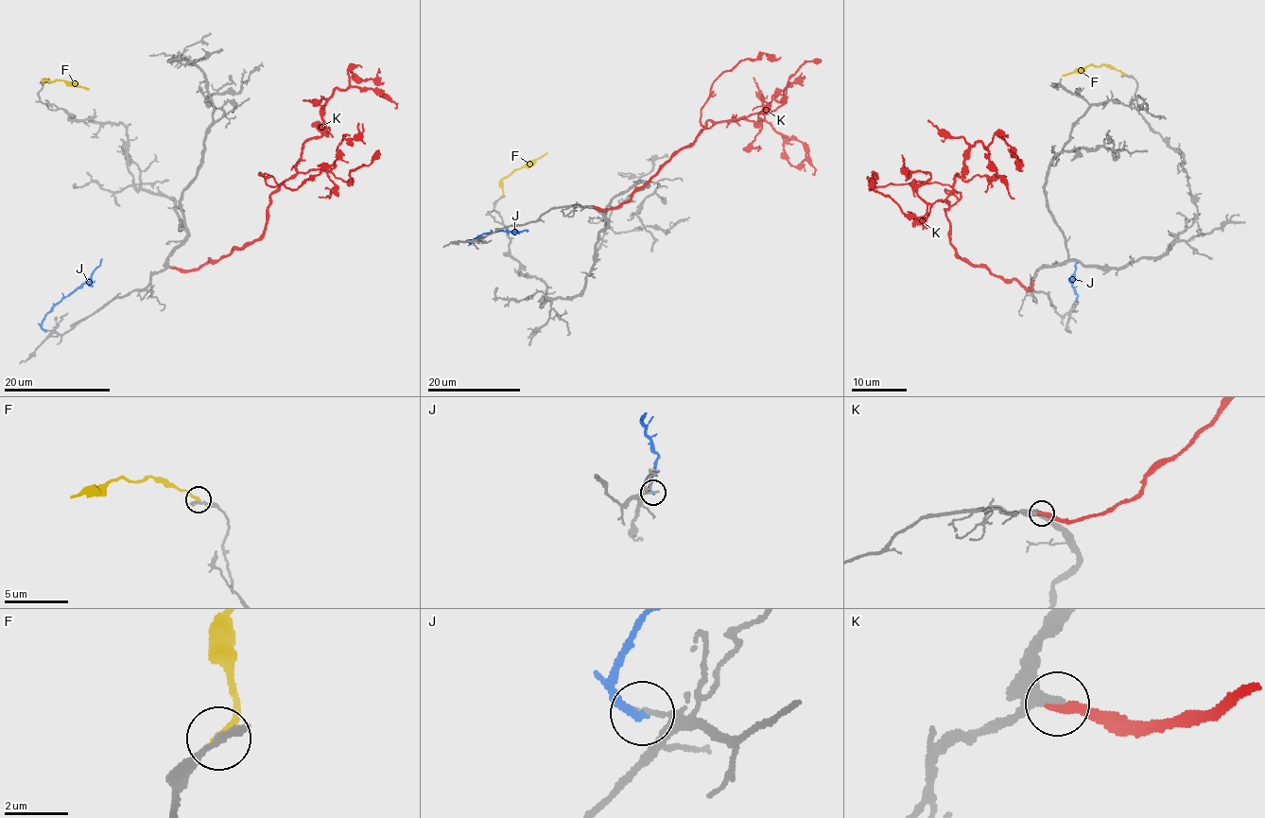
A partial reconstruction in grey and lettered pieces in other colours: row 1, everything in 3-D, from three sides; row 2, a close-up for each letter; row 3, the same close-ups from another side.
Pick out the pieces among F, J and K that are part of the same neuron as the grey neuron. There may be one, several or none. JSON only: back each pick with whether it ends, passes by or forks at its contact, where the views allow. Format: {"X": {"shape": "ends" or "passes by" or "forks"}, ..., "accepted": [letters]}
{"K": {"shape": "ends"}, "accepted": ["K"]}

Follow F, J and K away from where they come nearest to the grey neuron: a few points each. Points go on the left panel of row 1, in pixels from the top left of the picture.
F: (47, 80), (61, 79), (89, 89)
J: (45, 331), (42, 326), (44, 315), (90, 277), (101, 258)
K: (171, 267), (198, 269), (263, 234), (269, 196), (323, 132), (322, 106), (350, 69), (365, 80), (379, 68)

